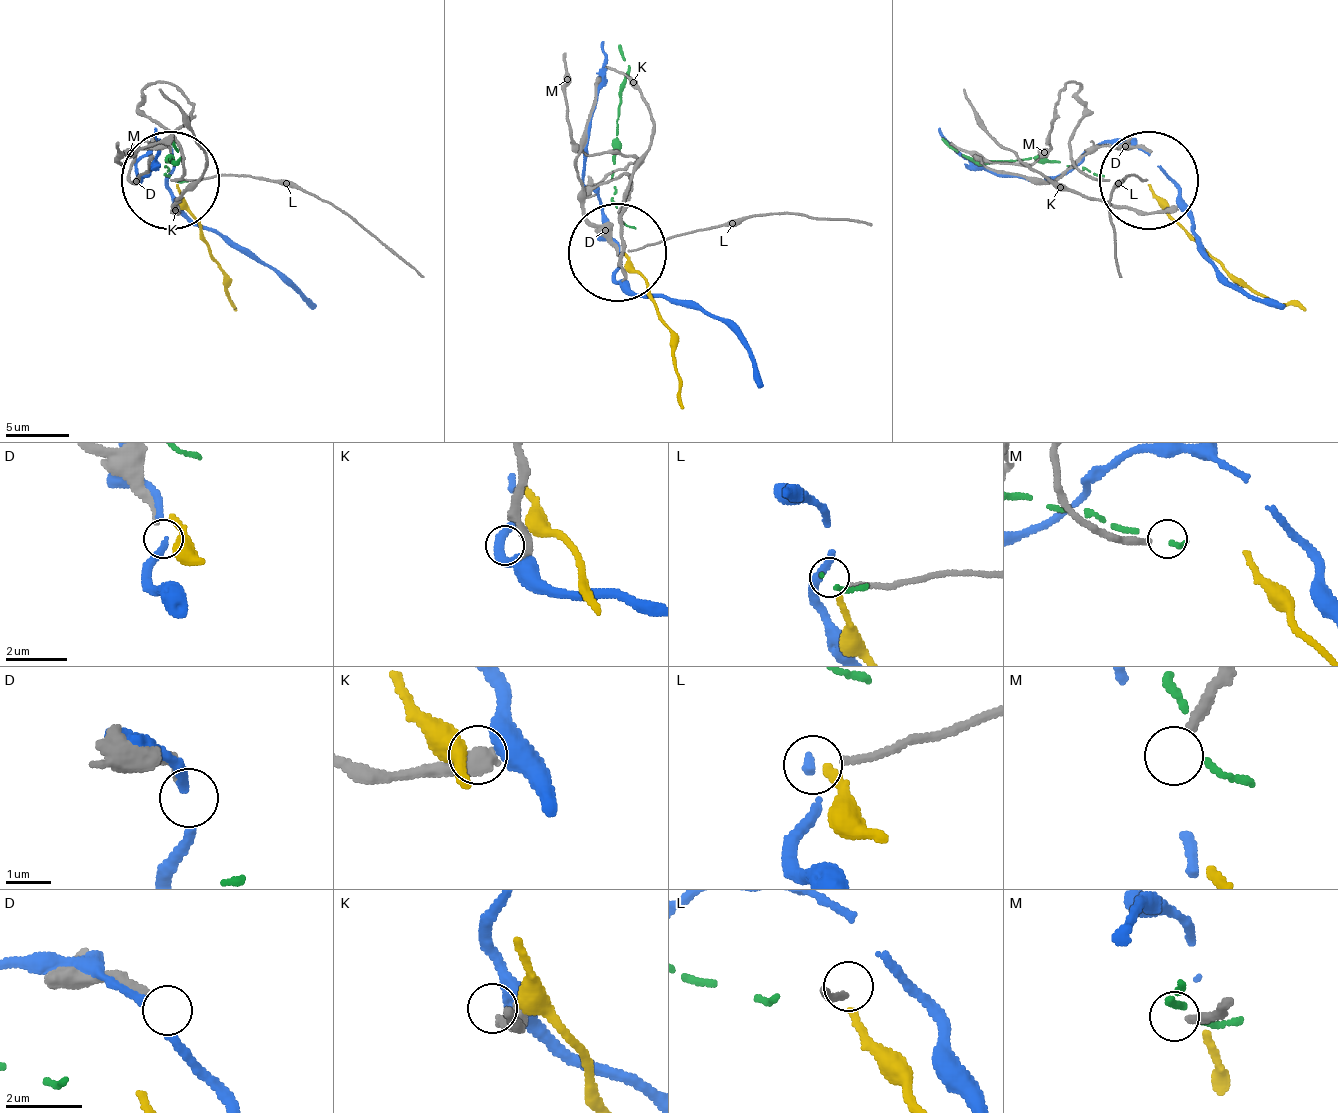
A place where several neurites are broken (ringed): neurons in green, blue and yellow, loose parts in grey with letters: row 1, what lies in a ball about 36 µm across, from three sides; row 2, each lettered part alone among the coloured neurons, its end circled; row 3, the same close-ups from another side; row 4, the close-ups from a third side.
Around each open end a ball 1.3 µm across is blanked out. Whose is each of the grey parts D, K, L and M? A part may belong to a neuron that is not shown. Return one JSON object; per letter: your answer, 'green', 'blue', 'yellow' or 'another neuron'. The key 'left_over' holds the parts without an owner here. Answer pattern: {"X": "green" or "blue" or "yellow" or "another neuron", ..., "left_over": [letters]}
{"D": "another neuron", "K": "another neuron", "L": "another neuron", "M": "another neuron", "left_over": ["D", "K", "L", "M"]}

